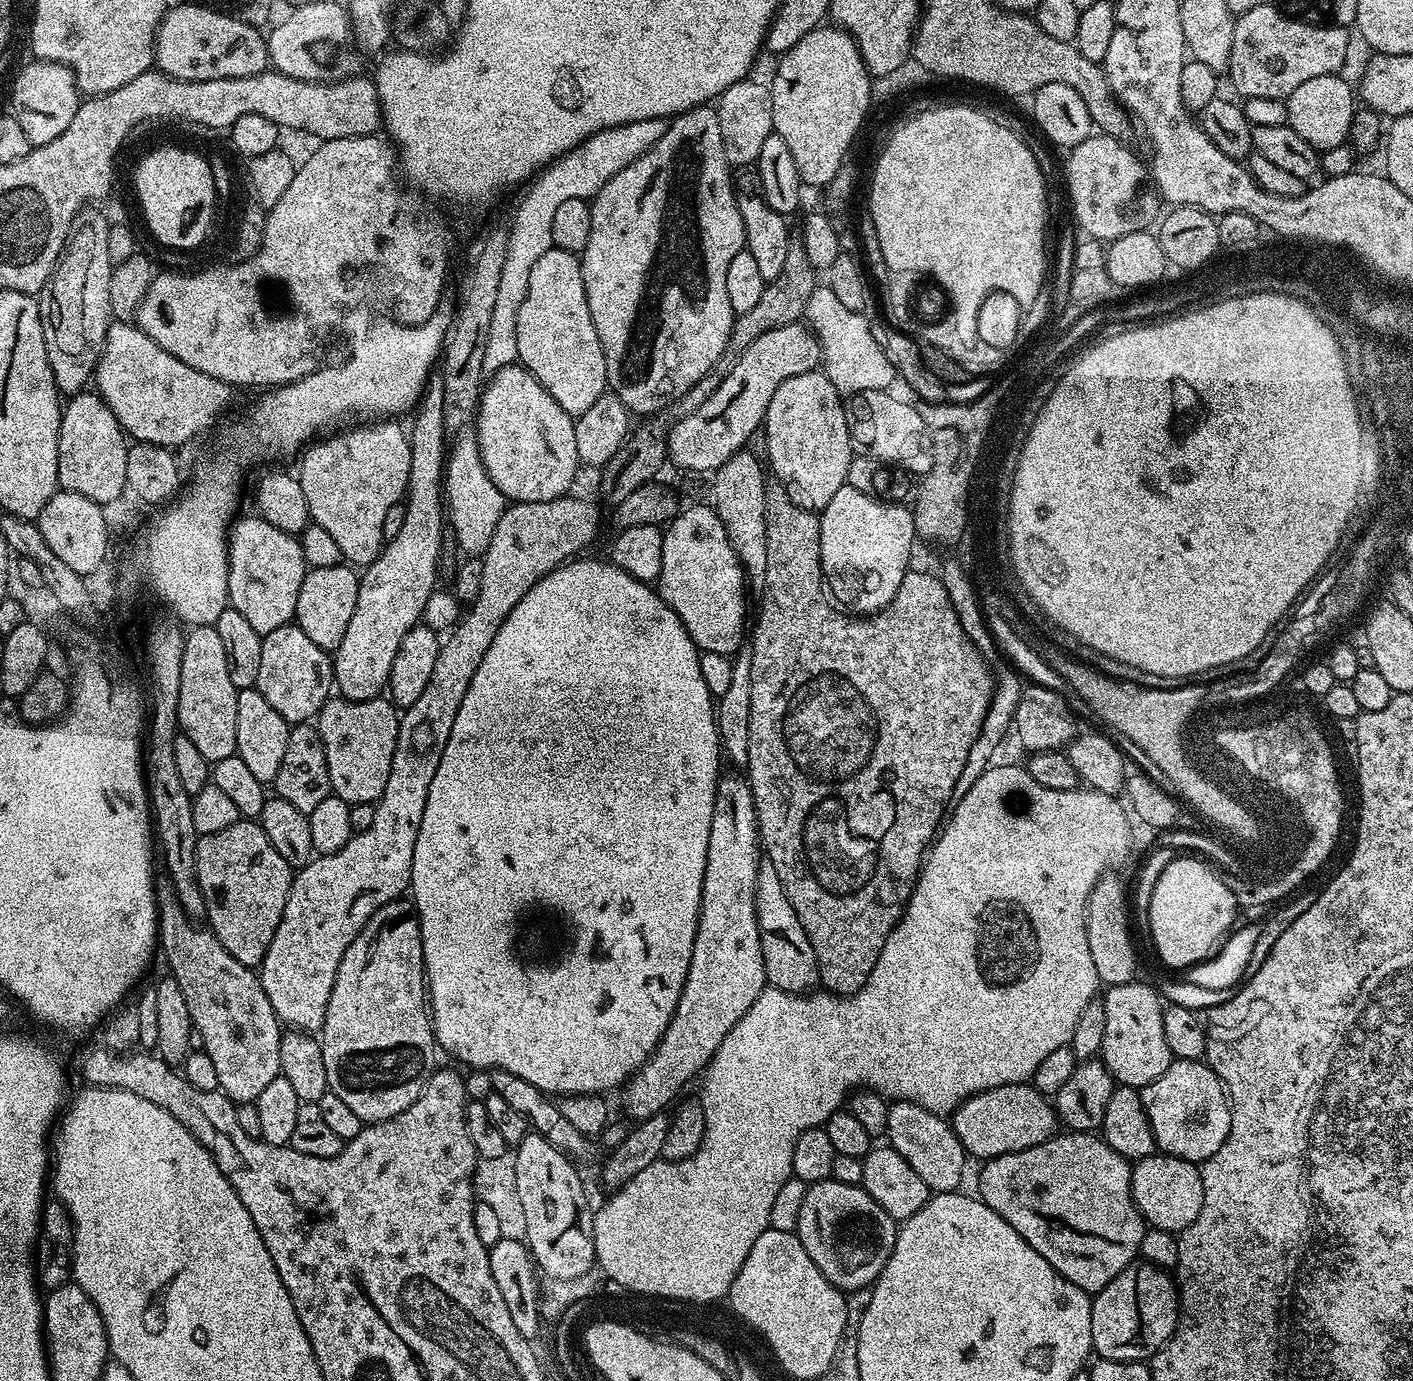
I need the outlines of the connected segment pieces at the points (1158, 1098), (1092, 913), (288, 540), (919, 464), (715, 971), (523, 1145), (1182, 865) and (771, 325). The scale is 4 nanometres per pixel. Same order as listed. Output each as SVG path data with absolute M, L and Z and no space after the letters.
M1173 1059L1166 1074L1162 1074L1162 1078L1158 1078L1139 1089L1139 1094L1142 1098L1142 1106L1148 1115L1148 1121L1152 1126L1156 1147L1163 1155L1177 1156L1193 1162L1203 1162L1214 1155L1218 1146L1222 1146L1222 1142L1226 1142L1226 1134L1232 1125L1230 1097L1224 1087L1224 1081L1218 1078L1216 1071L1203 1059Z
M1113 874L1100 877L1088 899L1086 909L1086 942L1090 942L1090 958L1098 970L1101 985L1131 984L1136 976L1136 948L1132 945L1130 924L1130 896L1124 893L1124 884Z
M251 515L245 520L237 519L228 533L228 602L263 638L283 624L292 624L295 621L298 590L302 590L306 565L297 537L278 530L278 526L270 526L270 522L261 520L259 515Z
M862 390L847 397L844 413L850 442L855 455L878 458L897 468L905 468L922 478L934 466L932 439L922 414L918 414L915 403L892 396L891 391Z
M721 775L716 789L714 814L712 815L712 821L710 822L710 842L708 843L708 853L706 854L706 874L702 878L700 917L698 918L698 926L696 927L696 937L694 938L694 950L692 951L690 970L686 974L686 982L682 986L682 994L678 998L678 1006L670 1018L670 1026L666 1026L666 1030L662 1034L658 1046L652 1051L651 1056L648 1057L648 1061L641 1066L638 1072L635 1072L633 1076L628 1077L622 1088L622 1093L624 1092L624 1108L629 1112L627 1115L631 1117L633 1121L639 1122L646 1118L650 1118L654 1114L664 1112L665 1109L667 1109L667 1104L670 1103L669 1105L671 1105L673 1101L677 1099L675 1096L678 1095L679 1092L695 1078L695 1076L697 1079L697 1077L703 1073L704 1069L707 1068L710 1061L712 1061L712 1055L716 1053L718 1046L722 1046L722 1038L726 1038L726 1034L730 1034L734 1022L738 1022L738 1018L742 1018L742 1014L746 1014L746 1010L750 1010L750 1006L754 1006L754 998L758 998L758 994L764 992L766 987L766 981L764 979L764 959L762 958L762 946L760 945L758 918L756 917L756 875L758 874L758 866L760 865L761 859L762 845L760 843L760 830L756 827L756 807L754 806L752 787L750 787L747 779L745 779L743 775Z
M529 1131L522 1138L520 1144L515 1145L516 1158L515 1177L517 1178L519 1201L523 1205L523 1213L526 1214L525 1241L528 1251L532 1253L537 1269L548 1275L549 1281L579 1280L586 1277L588 1271L596 1264L596 1251L594 1250L594 1219L593 1205L588 1205L588 1196L584 1193L584 1184L576 1173L577 1165L562 1155L546 1138L538 1133Z
M1184 854L1181 860L1180 857L1174 858L1170 866L1162 870L1162 878L1158 878L1154 886L1154 894L1150 898L1146 928L1147 931L1152 931L1152 944L1156 947L1161 962L1168 968L1187 970L1200 961L1207 960L1217 951L1218 945L1229 935L1233 927L1232 919L1236 916L1236 910L1238 903L1231 887L1203 859Z
M789 235L786 262L782 265L782 274L778 274L778 278L765 283L758 306L737 315L736 321L732 324L732 333L727 340L726 348L719 355L718 361L682 398L672 404L671 415L674 414L673 417L680 419L698 410L698 407L702 406L715 390L718 390L718 386L726 380L726 375L734 370L738 358L744 353L746 346L754 342L754 338L762 338L766 330L778 330L778 326L797 323L805 315L807 302L818 285L816 276L818 276L818 269L810 266L810 257L807 256L806 246L801 242L799 235Z

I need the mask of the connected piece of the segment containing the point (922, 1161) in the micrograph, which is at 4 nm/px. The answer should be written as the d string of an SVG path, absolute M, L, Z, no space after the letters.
M897 1100L888 1105L887 1143L910 1166L922 1182L926 1182L929 1193L955 1192L964 1180L966 1153L962 1142L954 1134L951 1123L941 1113L931 1112L909 1100Z

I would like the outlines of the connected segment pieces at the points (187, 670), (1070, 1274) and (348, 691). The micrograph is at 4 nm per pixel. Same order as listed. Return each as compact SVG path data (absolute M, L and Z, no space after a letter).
M210 624L195 625L195 627L185 635L184 645L182 646L182 682L178 682L178 728L183 736L190 738L190 742L194 742L194 747L200 751L202 758L206 758L210 762L215 762L222 758L230 758L231 756L236 755L236 735L238 734L237 691L234 682L230 682L230 669L226 666L226 649L222 646L222 637L218 635L218 630L215 626Z
M1071 1130L1063 1134L1054 1135L1038 1146L1030 1146L1030 1150L1002 1154L987 1161L981 1167L984 1169L980 1172L978 1196L990 1210L1010 1222L1010 1226L1014 1226L1014 1230L1018 1230L1062 1278L1074 1282L1083 1292L1095 1294L1137 1259L1146 1221L1132 1197L1133 1165L1099 1135Z
M433 374L428 377L424 395L418 401L418 407L411 417L410 439L412 442L412 457L410 458L410 478L404 504L402 530L393 540L387 541L380 549L380 557L373 564L367 565L360 576L358 590L358 606L354 606L354 615L350 618L350 626L346 626L346 635L334 650L331 657L334 688L346 700L375 700L380 691L388 688L388 679L394 666L394 658L400 649L402 638L411 628L421 623L426 602L437 591L436 568L441 567L440 554L446 536L446 504L442 485L444 483L444 468L446 465L446 444L444 439L444 415L442 414L442 382L443 375Z

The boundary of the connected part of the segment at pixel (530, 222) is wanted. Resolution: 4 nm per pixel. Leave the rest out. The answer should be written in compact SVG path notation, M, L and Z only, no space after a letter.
M650 118L642 122L630 122L622 126L614 126L586 138L577 148L571 148L565 156L547 164L536 173L527 185L524 197L512 216L512 224L508 228L506 242L506 262L502 262L502 275L498 285L498 295L492 313L490 331L486 337L486 358L482 362L485 373L491 374L507 364L515 364L518 360L518 310L526 299L526 289L530 286L530 274L538 258L546 254L546 250L554 247L552 227L554 213L570 198L591 201L593 196L618 174L618 170L626 170L630 162L642 158L666 134L669 121L662 118Z

